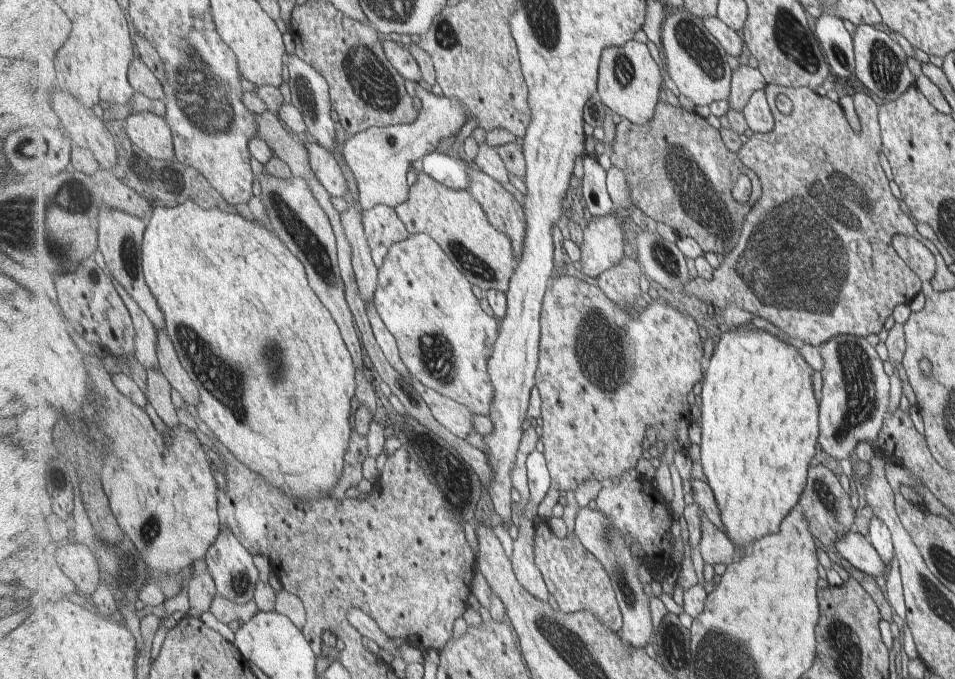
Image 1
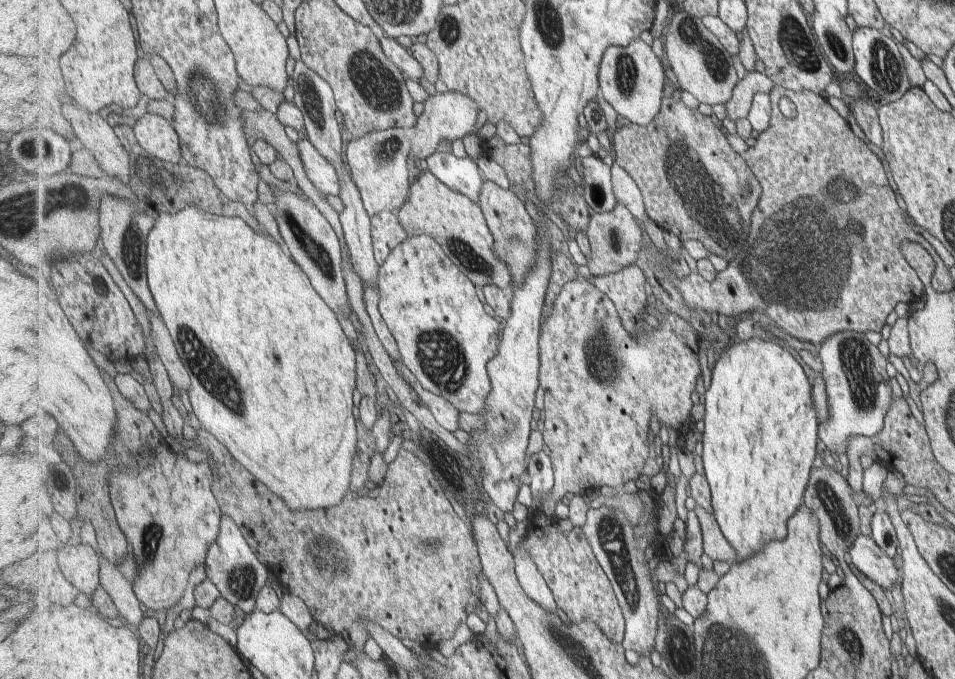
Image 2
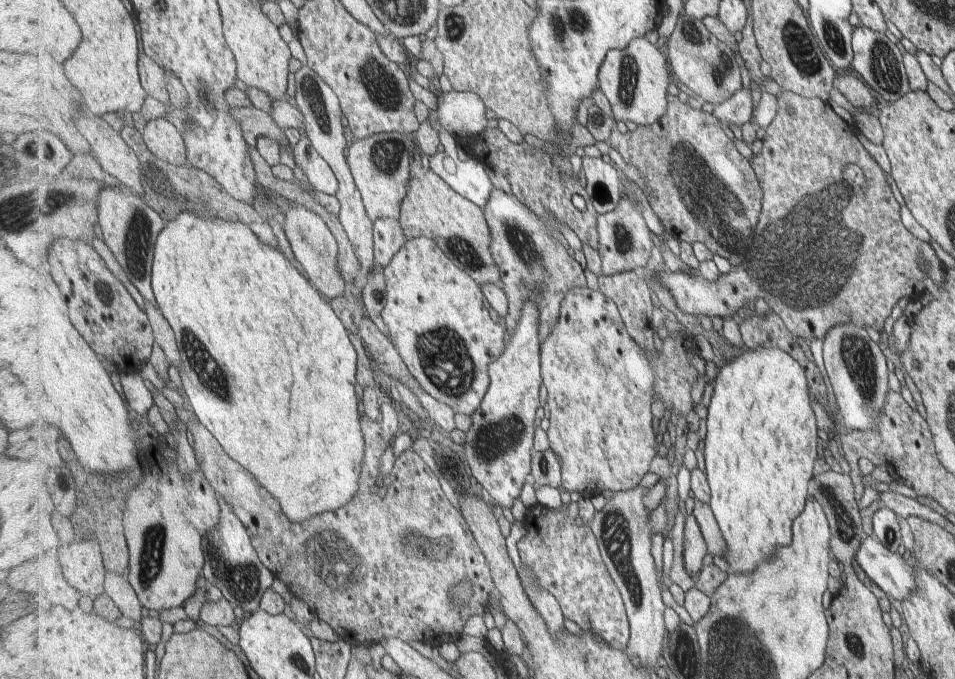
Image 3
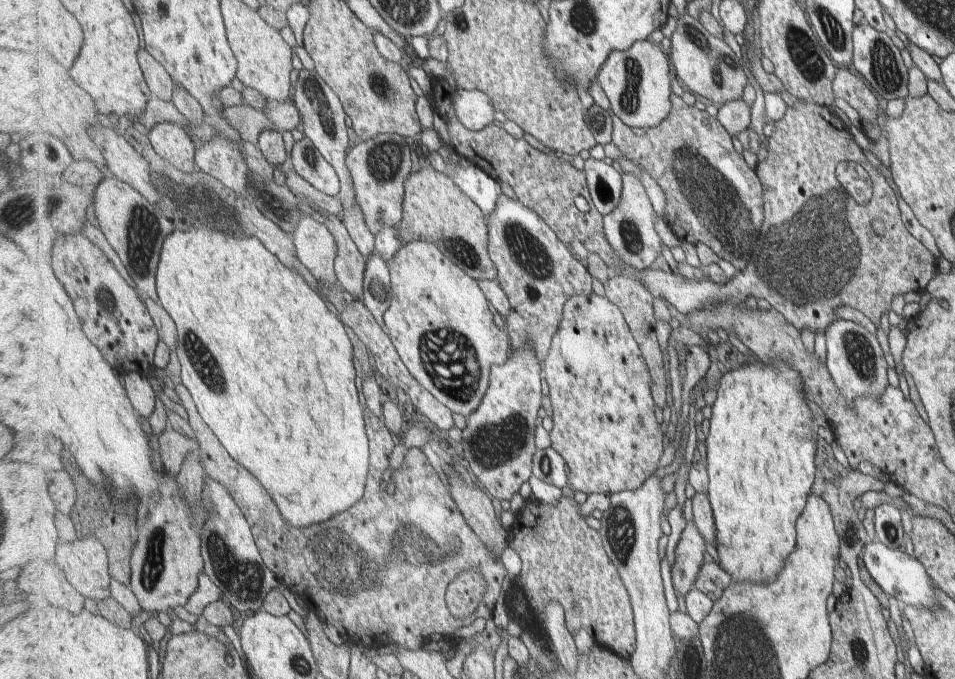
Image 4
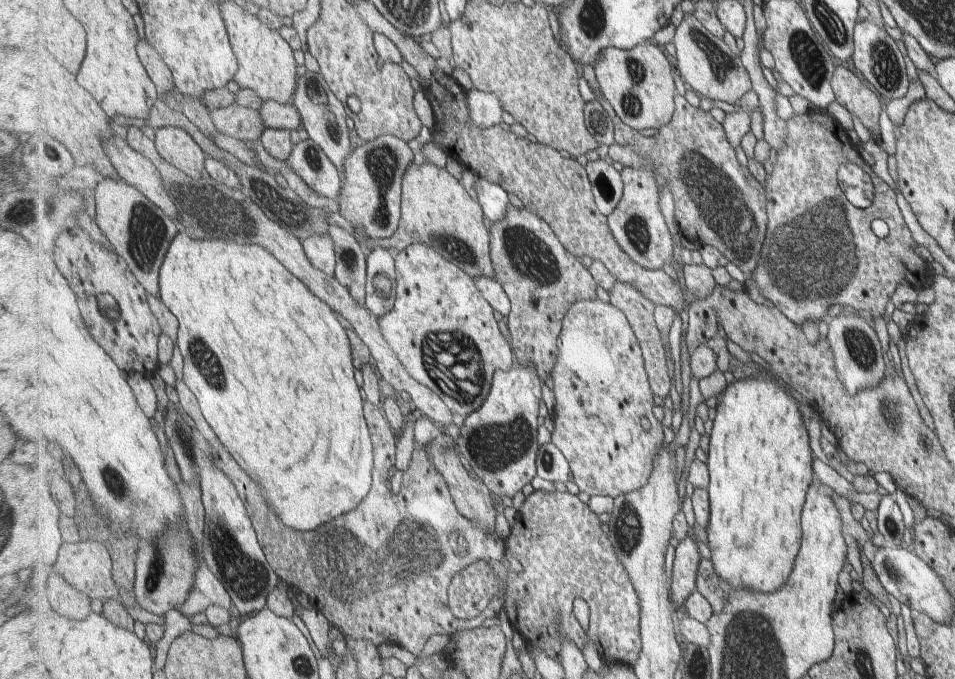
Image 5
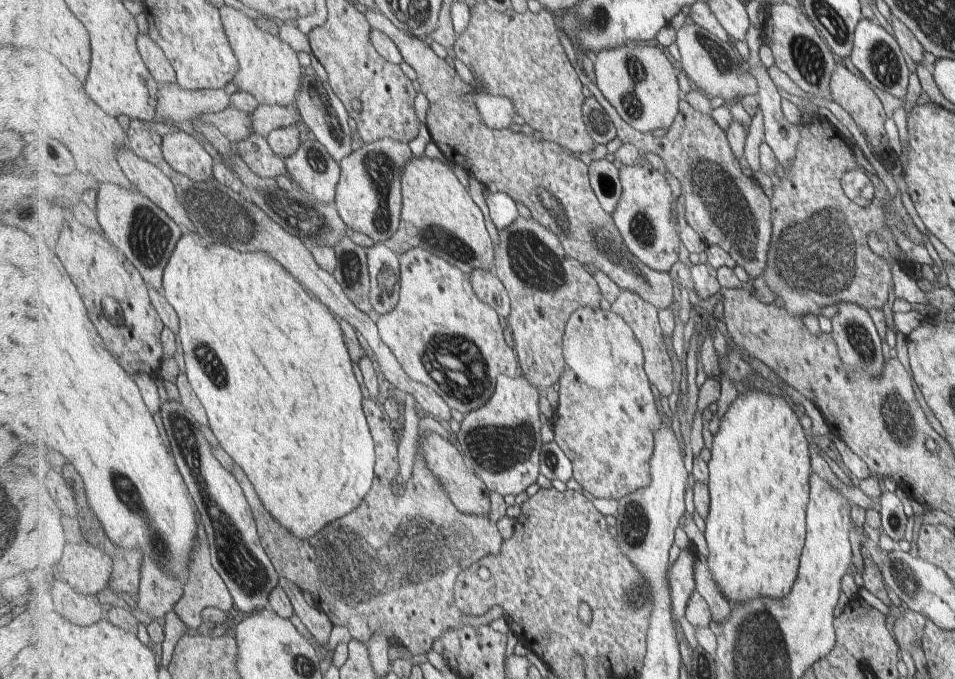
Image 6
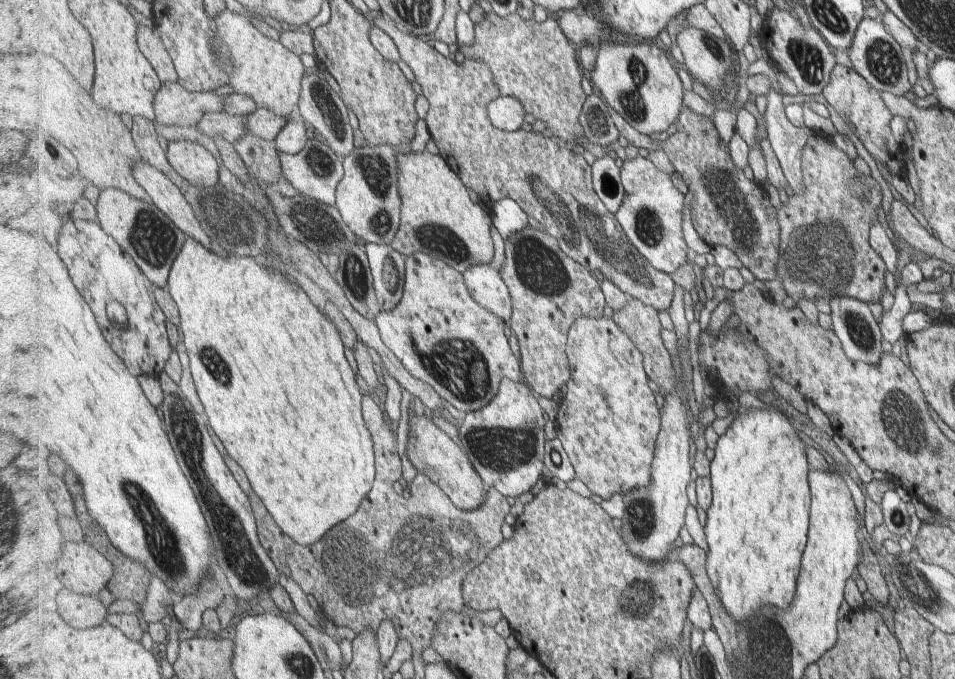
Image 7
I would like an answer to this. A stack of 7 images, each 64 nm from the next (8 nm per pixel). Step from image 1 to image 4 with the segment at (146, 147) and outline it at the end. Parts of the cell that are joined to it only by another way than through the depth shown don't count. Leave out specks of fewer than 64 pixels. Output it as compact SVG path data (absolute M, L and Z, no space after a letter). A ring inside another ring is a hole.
M163 122L150 130L149 140L157 154L179 170L191 173L198 170L195 162L196 139L185 134L182 126Z

